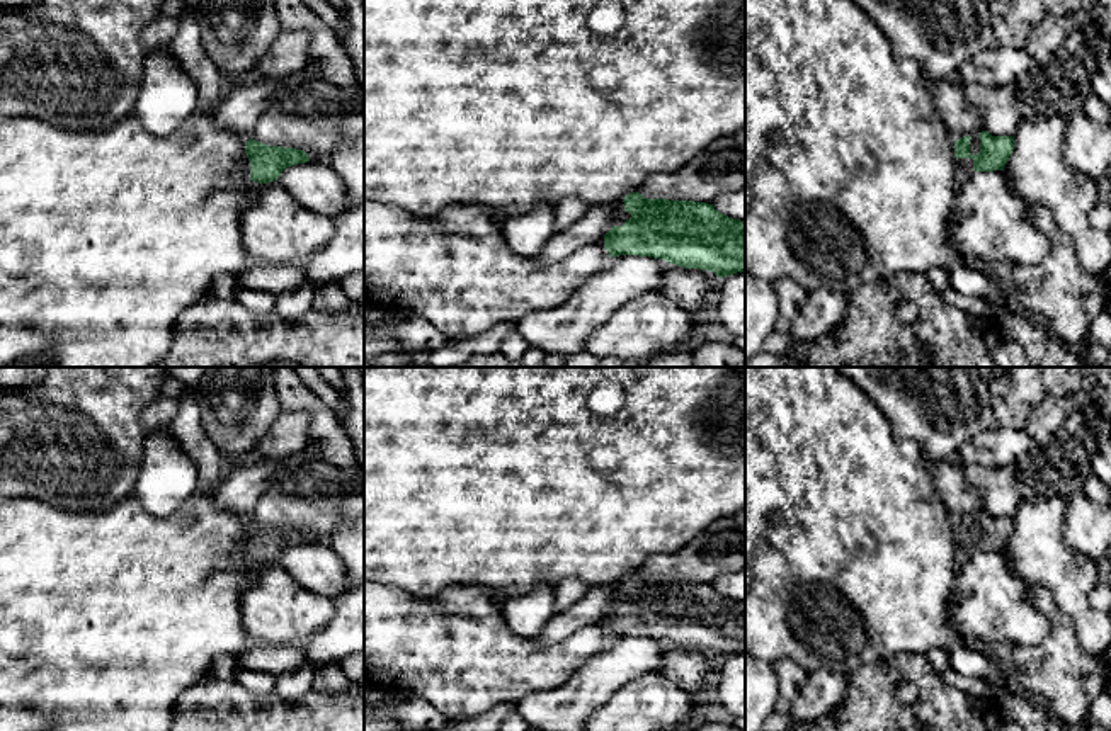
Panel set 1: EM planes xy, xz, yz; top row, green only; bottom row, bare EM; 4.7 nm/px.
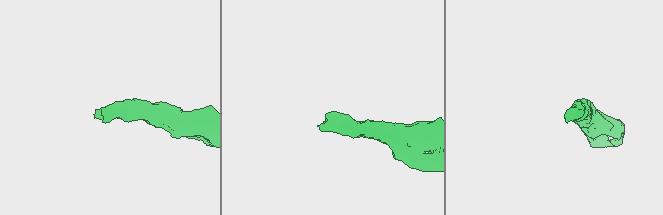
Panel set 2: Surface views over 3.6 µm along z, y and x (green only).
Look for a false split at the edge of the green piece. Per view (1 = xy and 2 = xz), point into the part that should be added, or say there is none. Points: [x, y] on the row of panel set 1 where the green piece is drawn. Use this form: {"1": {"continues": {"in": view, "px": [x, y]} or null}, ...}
{"1": {"continues": null}, "2": {"continues": {"in": "xz", "px": [620, 216]}}}

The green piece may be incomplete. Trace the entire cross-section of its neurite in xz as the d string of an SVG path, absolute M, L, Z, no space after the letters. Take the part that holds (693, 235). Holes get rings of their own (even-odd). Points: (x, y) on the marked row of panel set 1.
M631 192L619 201L611 230L597 245L602 245L609 257L653 257L684 269L709 270L720 279L745 270L745 221L725 216L708 202L645 199L640 192Z

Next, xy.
M255 139L245 143L250 162L250 180L257 184L274 182L288 167L310 162L306 151L284 146L269 146Z

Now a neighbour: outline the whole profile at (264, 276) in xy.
M257 258L235 277L238 291L257 289L274 296L294 292L299 286L310 282L308 269L303 264L272 264Z

